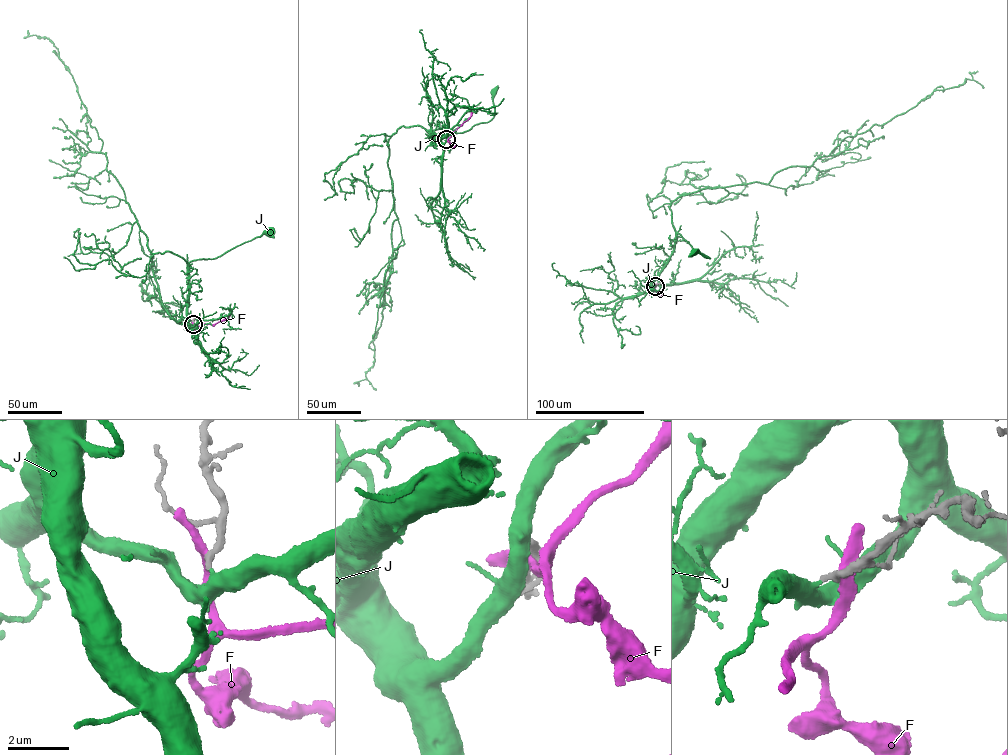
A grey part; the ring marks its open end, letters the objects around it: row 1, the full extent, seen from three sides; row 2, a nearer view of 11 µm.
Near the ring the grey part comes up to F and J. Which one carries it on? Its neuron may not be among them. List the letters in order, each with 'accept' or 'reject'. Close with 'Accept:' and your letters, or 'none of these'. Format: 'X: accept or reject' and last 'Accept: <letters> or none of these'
F: reject
J: accept
Accept: J

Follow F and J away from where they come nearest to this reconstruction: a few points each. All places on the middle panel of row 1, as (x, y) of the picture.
F: (446, 139), (470, 118), (472, 112)
J: (446, 139), (443, 144), (428, 130), (441, 128), (450, 133), (461, 132), (489, 121), (494, 114), (493, 92)

